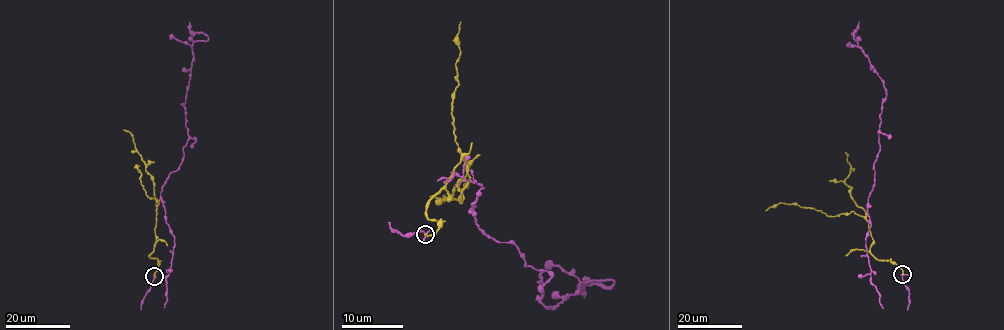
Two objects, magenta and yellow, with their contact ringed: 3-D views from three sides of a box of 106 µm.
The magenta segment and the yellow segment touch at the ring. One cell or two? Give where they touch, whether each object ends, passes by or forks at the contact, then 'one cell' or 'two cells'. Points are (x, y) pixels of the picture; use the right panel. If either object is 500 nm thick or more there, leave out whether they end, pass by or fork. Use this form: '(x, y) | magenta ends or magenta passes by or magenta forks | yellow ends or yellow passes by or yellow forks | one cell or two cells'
(902, 274) | magenta passes by | yellow ends | one cell

